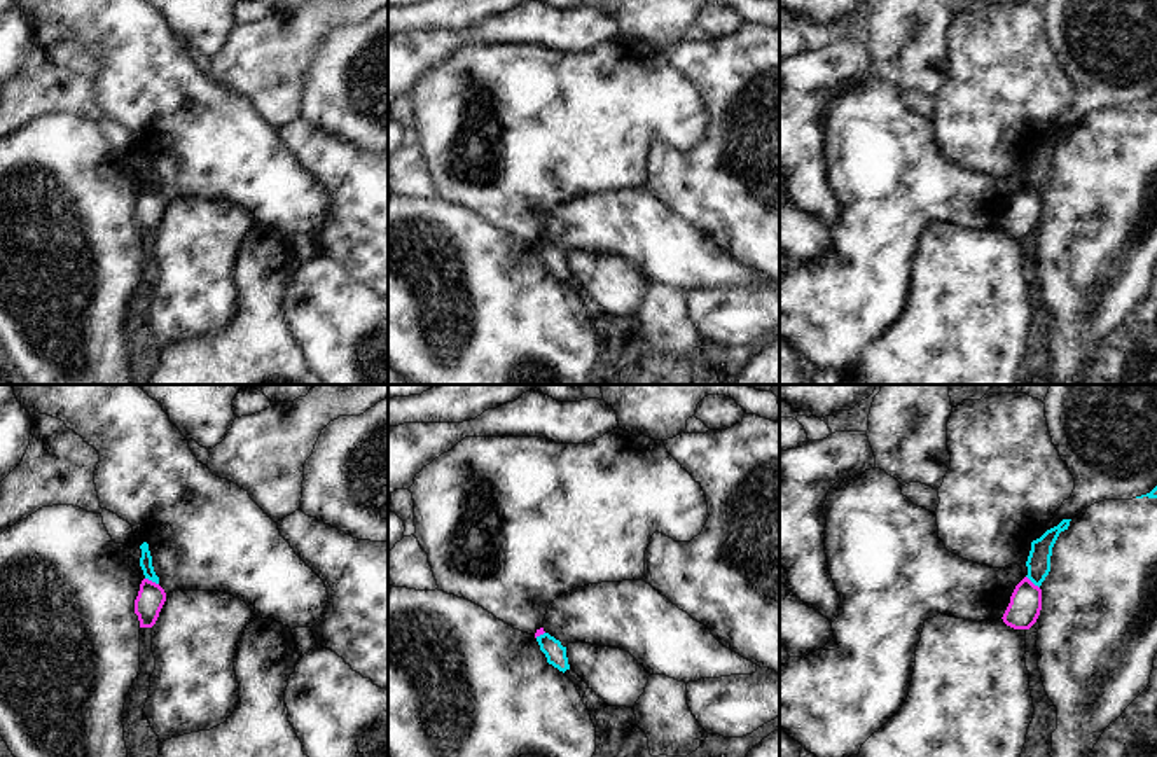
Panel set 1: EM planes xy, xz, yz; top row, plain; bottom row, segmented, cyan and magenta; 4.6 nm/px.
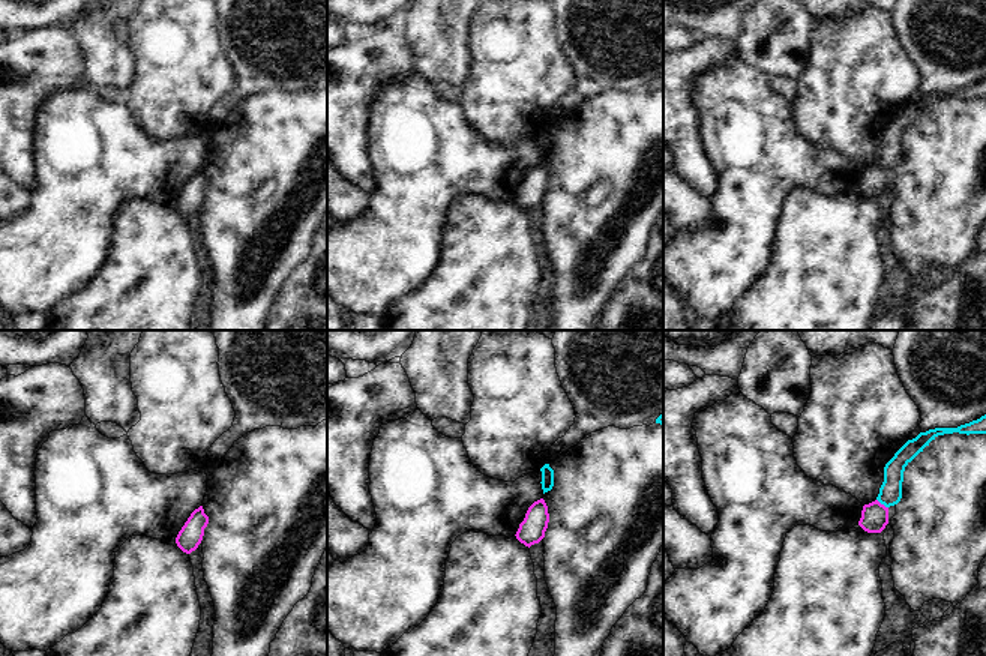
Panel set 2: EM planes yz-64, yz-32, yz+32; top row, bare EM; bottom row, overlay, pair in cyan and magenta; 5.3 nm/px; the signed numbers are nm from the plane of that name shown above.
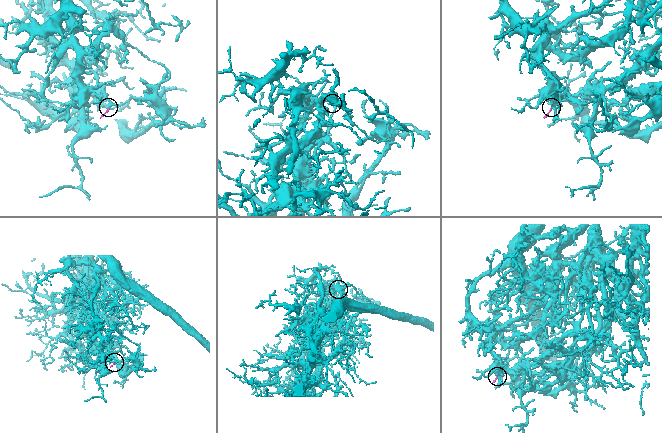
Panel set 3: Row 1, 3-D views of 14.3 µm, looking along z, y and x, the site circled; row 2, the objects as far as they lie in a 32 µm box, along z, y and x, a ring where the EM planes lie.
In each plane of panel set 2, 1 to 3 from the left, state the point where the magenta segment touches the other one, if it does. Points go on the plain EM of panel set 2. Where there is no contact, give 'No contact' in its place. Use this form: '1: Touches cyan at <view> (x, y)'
1: No contact
2: No contact
3: Touches cyan at yz+32 (883, 167)

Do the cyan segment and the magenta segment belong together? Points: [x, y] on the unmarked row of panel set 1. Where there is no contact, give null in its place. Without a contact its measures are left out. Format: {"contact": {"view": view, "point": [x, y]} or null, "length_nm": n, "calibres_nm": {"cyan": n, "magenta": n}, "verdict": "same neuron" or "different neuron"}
{"contact": {"view": "xy", "point": [152, 189]}, "length_nm": 70, "calibres_nm": {"cyan": 60, "magenta": 130}, "verdict": "different neuron"}

